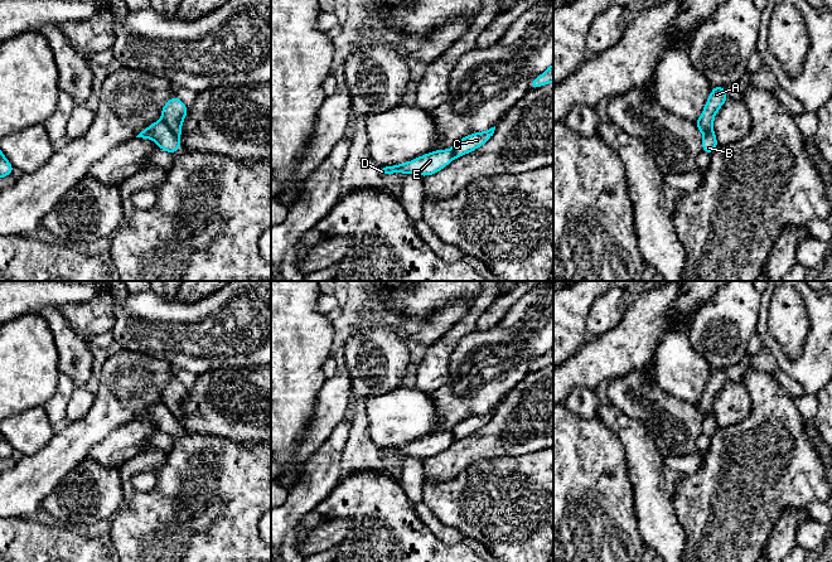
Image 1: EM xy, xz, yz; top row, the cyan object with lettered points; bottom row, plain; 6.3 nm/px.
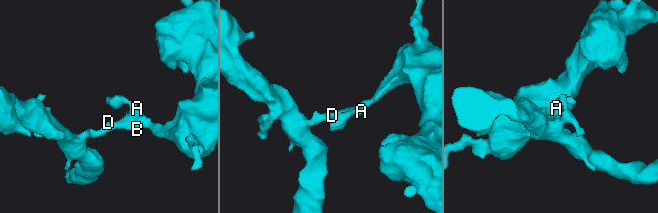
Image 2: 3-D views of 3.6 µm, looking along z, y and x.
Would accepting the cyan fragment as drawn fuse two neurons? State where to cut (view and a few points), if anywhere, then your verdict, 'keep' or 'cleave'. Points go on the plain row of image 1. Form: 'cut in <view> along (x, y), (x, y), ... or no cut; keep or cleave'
cut in xy along (161, 402), (178, 418); cleave

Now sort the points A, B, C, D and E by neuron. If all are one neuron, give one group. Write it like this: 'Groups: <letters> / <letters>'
Groups: A C / B D E

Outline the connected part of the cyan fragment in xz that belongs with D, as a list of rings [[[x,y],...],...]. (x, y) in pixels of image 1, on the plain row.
[[[436,432],[420,440],[413,441],[410,445],[403,445],[393,449],[381,449],[379,457],[388,457],[393,455],[416,456],[416,457],[432,457],[445,450],[455,441],[451,432]]]

